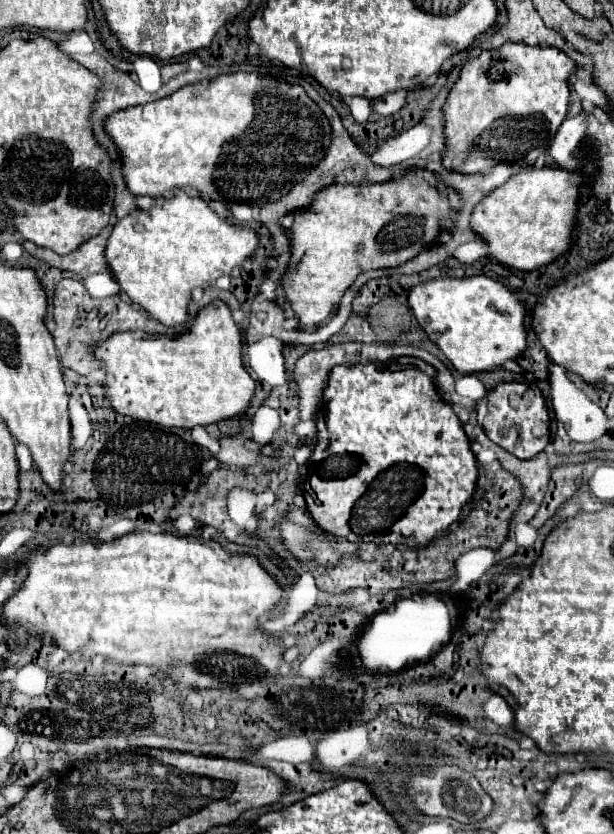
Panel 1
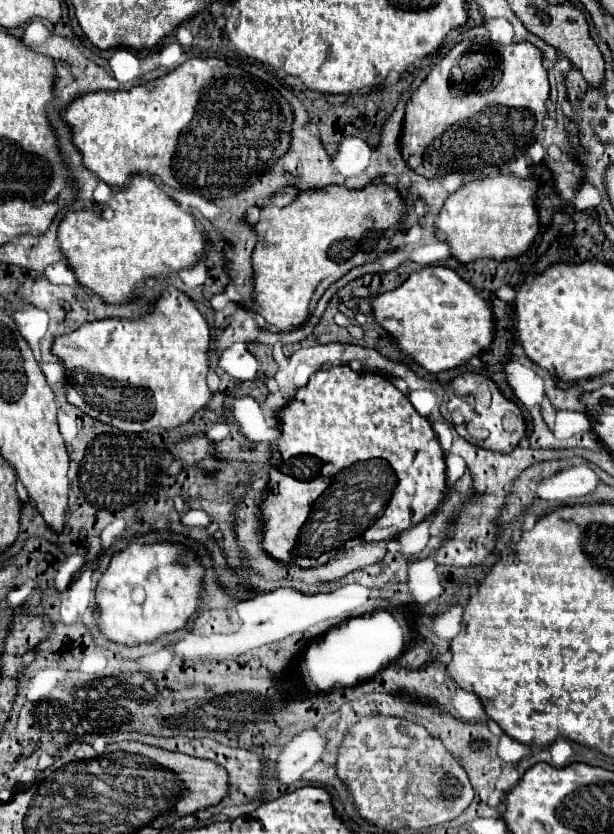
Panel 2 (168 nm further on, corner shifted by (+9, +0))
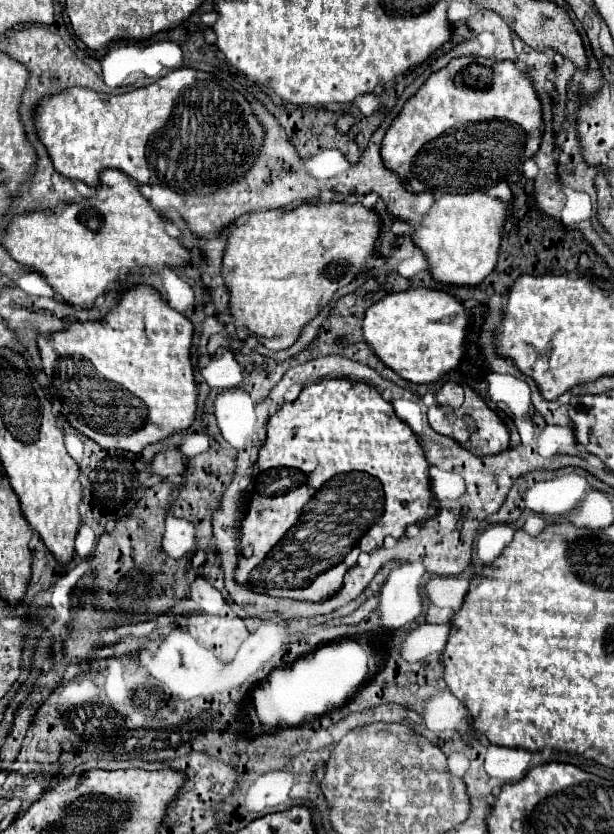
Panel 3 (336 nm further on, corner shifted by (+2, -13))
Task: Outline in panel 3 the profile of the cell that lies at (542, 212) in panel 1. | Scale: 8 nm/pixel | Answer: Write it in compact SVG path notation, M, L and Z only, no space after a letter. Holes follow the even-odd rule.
M480 192L444 194L424 216L422 226L412 234L412 238L414 244L426 254L430 272L438 282L478 286L496 266L508 218L512 218L510 202L482 196Z

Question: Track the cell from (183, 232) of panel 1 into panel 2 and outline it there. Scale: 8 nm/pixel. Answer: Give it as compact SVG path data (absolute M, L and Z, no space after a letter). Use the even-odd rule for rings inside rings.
M131 177L129 185L119 187L107 203L93 205L85 211L69 211L59 223L57 241L79 285L113 305L127 303L127 295L133 295L135 287L147 277L173 275L183 269L191 269L205 257L205 235L201 225L147 177Z

